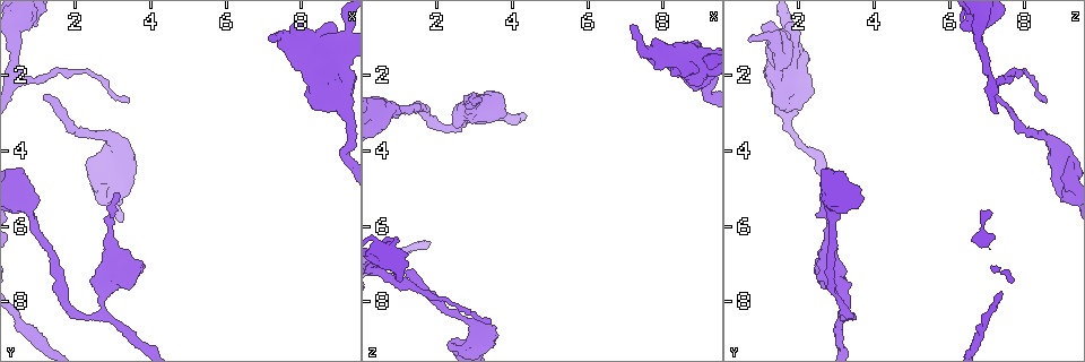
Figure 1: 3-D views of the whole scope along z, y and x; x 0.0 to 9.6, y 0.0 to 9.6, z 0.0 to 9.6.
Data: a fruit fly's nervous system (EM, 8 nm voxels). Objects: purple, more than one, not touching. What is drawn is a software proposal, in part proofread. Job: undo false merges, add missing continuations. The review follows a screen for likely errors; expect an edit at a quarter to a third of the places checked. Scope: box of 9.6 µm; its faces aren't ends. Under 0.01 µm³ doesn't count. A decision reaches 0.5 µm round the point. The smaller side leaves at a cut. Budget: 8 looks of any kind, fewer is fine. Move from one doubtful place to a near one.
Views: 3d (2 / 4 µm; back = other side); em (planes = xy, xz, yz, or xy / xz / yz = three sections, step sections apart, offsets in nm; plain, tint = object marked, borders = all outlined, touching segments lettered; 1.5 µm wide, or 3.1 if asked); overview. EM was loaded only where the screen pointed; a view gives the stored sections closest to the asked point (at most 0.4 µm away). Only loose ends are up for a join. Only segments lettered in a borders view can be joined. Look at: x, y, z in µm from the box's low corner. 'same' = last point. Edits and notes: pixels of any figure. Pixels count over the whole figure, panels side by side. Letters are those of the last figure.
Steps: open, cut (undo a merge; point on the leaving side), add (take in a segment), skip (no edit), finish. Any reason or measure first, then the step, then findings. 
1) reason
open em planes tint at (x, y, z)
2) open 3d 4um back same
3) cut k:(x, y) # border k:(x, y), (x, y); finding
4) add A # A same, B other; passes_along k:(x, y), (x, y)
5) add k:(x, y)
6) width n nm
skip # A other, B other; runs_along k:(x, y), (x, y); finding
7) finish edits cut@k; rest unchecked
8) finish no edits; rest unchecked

touches itself
open em planes tint at (8.10, 1.90, 1.45)

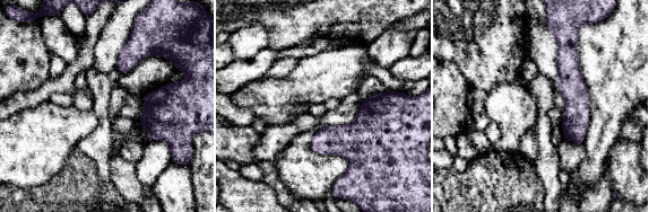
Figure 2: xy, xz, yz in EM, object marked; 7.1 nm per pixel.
open em planes borders same

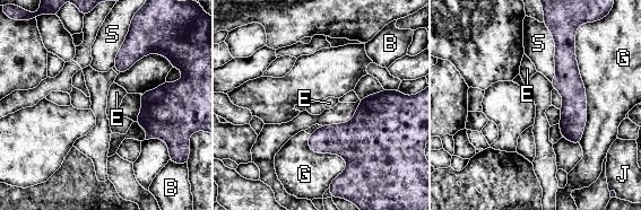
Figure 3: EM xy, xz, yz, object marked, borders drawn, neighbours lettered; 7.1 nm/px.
skip # B other, E other, G other, J other, S other; border 3:(577, 27), (580, 143); one neuron here

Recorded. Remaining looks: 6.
sudden change in width
open 3d 4um at (0.80, 5.75, 2.90)

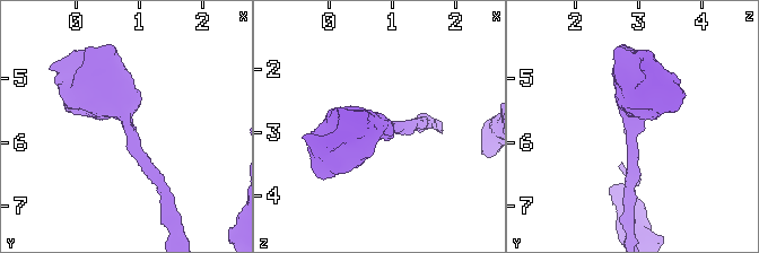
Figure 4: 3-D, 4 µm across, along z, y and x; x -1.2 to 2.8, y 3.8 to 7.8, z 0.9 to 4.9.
open em planes tint at (0.80, 5.70, 2.95)

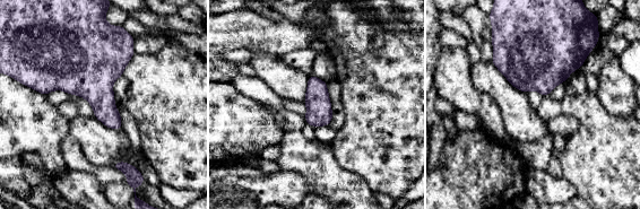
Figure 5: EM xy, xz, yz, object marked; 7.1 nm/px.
see the neighbours
open em planes borders same

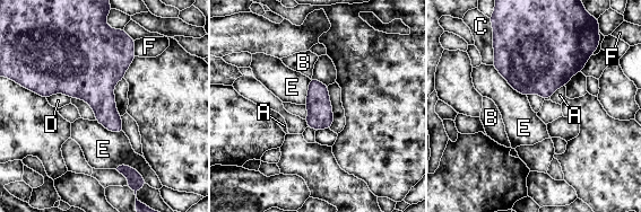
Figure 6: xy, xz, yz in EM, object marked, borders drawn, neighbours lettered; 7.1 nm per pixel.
longest_contact E 340 nm
skip # A other, B other, C other, D other, E other, F other; all the same neuron

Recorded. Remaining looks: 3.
free end
open 3d 2um at (3.40, 2.70, 8.60)

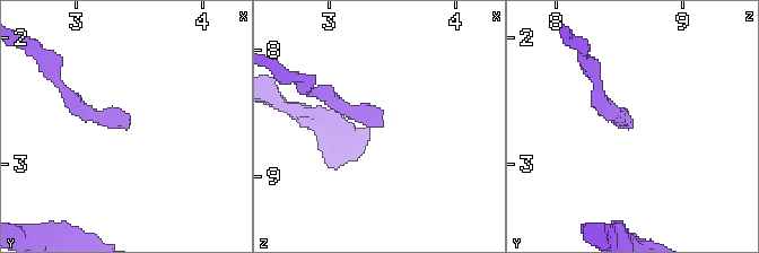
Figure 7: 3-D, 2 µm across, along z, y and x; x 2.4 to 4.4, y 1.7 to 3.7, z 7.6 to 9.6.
open em planes tint at (3.44, 2.66, 8.56)

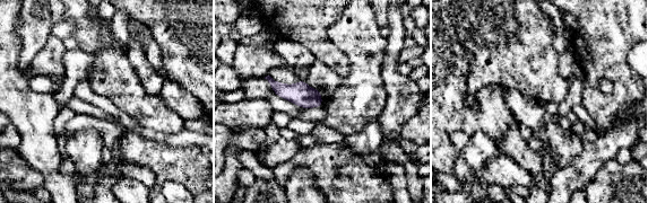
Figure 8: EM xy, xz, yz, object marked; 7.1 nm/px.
open em planes borders same

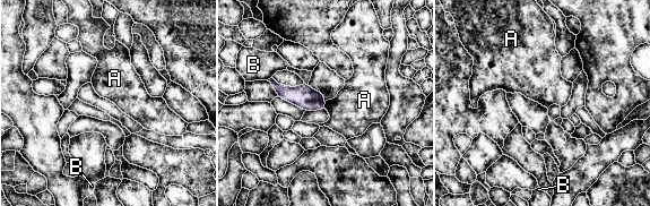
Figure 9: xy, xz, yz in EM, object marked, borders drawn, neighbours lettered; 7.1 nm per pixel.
longest_contact A 60 nm
skip # A other, B other; border 9:(324, 101), (326, 109); no lettered segment goes on from it

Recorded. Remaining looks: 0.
finish no edits; rest unchecked

